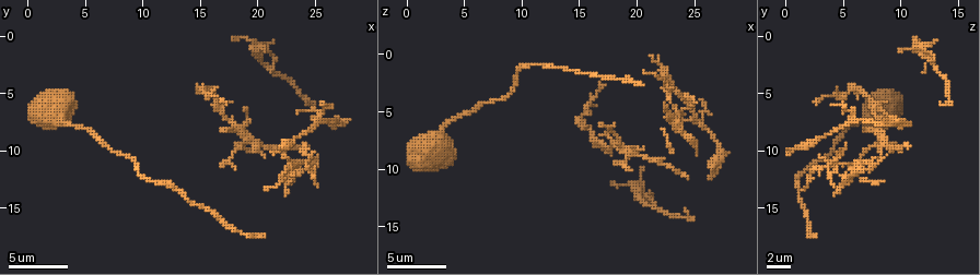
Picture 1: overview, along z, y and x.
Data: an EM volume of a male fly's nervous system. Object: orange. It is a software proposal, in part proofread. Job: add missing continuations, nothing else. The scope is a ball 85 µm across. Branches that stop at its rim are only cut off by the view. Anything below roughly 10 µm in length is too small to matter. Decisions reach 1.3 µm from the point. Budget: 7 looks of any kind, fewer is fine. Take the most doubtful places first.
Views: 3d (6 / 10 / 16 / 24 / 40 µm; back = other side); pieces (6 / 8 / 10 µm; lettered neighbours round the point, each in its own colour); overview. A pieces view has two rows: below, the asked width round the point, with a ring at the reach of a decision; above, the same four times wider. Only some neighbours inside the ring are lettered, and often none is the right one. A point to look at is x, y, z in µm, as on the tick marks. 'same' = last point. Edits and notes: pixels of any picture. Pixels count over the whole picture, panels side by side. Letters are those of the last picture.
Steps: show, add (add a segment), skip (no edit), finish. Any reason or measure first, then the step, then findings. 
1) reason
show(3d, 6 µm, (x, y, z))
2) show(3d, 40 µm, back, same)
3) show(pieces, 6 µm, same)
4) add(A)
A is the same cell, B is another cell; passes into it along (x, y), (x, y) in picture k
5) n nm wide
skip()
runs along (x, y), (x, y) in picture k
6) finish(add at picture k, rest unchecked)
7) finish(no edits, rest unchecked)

thin end
show(pieces, 8 µm, (16.8, 8.2, 7.0))

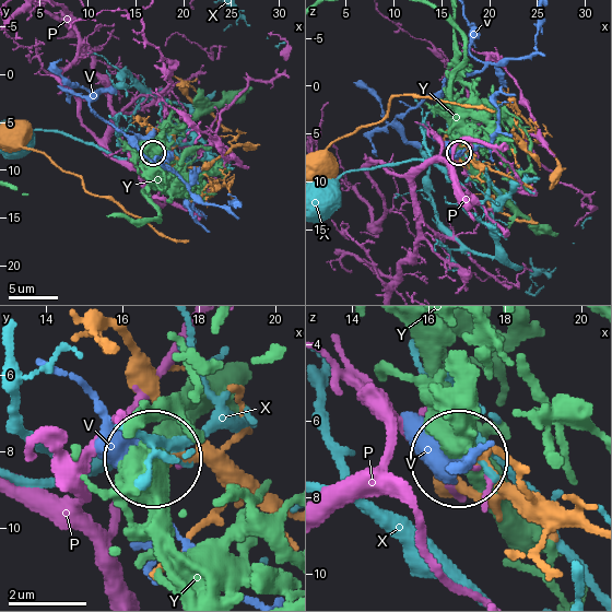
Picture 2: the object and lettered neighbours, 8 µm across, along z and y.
skip()
P, V, X and Y are other cells; no lettered segment goes on from it

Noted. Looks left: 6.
free end
show(3d, 6 µm, (21.6, 10.4, 0.2))

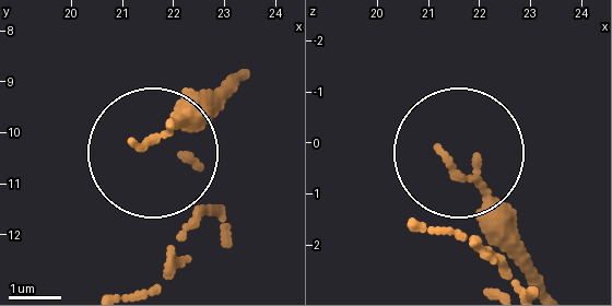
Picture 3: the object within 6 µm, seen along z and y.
show(pieces, 10 µm, (21.35, 10.30, 0.30))

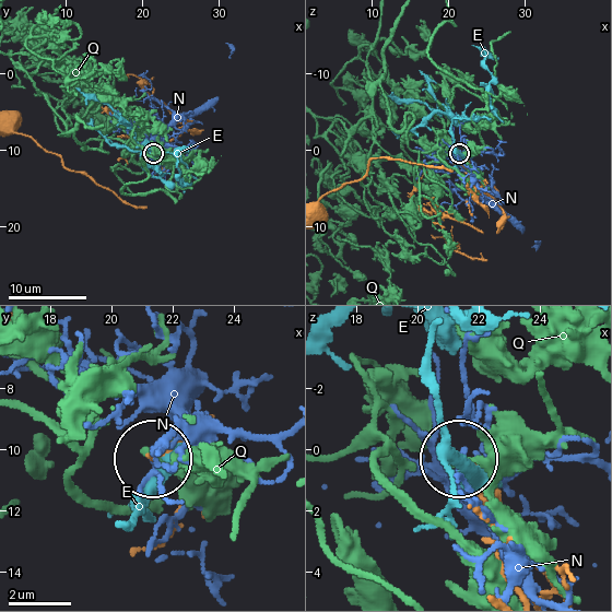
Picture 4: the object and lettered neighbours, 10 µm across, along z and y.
skip()
E, N and Q are other cells; none of them fits

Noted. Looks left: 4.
free end
show(pieces, 10 µm, (21.2, 3.0, 12.2))

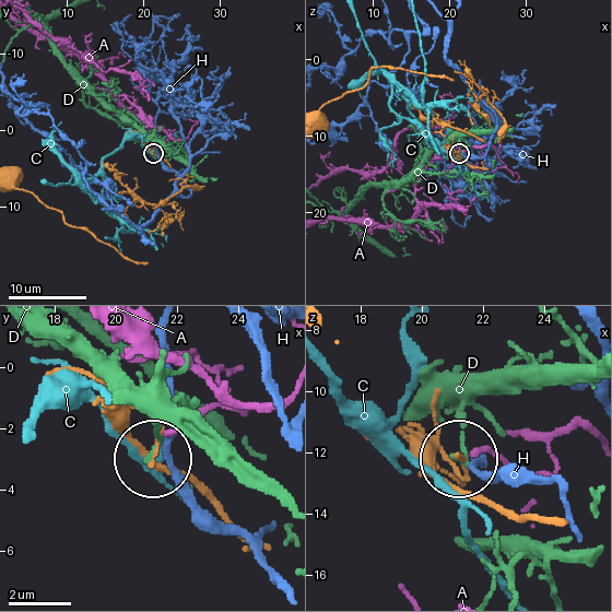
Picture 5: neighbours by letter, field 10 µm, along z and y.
skip()
A, C, D and H are other cells; none of them fits

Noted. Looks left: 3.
branch stops here
show(pieces, 10 µm, (17.0, 5.8, 2.8))

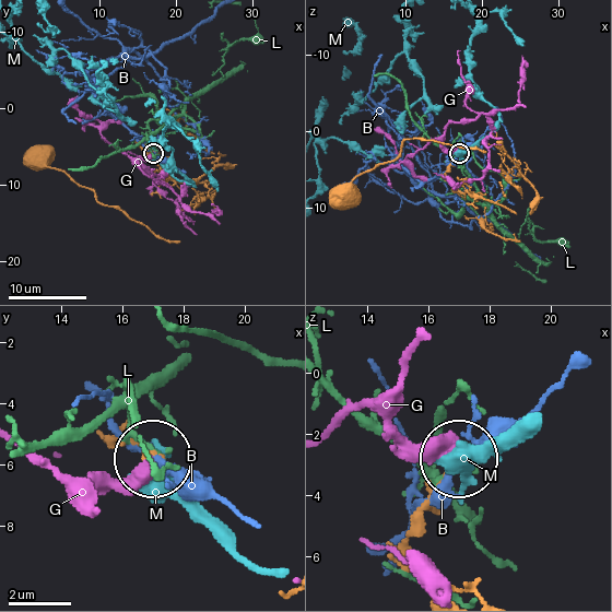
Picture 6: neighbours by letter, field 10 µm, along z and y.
skip()
B, G, L and M are other cells; none of them fits

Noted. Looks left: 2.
finish(no edits, rest unchecked)

